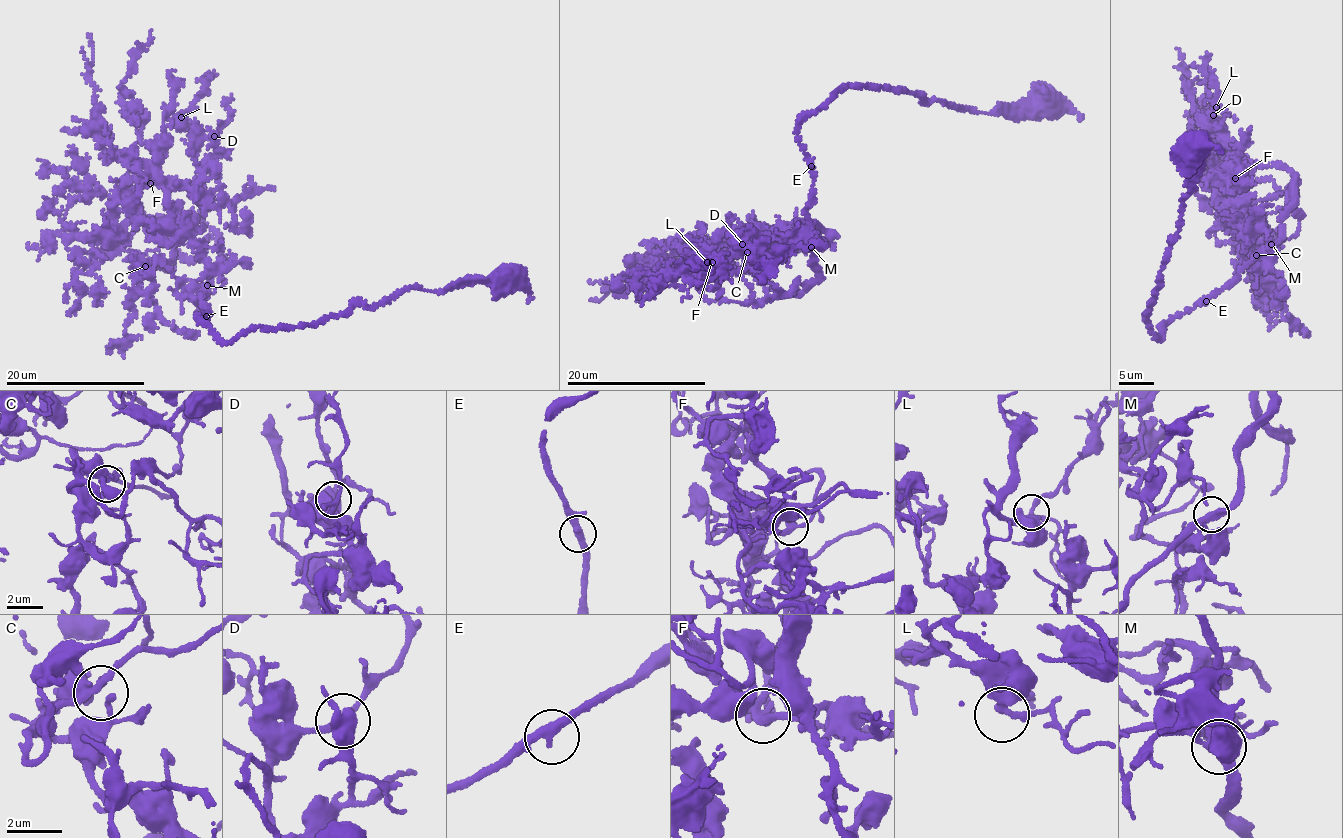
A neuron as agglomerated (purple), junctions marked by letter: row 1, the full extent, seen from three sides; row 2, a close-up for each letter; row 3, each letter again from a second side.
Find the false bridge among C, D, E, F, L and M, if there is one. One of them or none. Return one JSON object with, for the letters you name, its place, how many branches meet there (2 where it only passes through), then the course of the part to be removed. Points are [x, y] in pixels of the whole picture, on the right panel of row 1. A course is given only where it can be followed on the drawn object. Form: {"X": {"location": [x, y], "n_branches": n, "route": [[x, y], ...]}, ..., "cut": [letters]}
{"cut": []}

